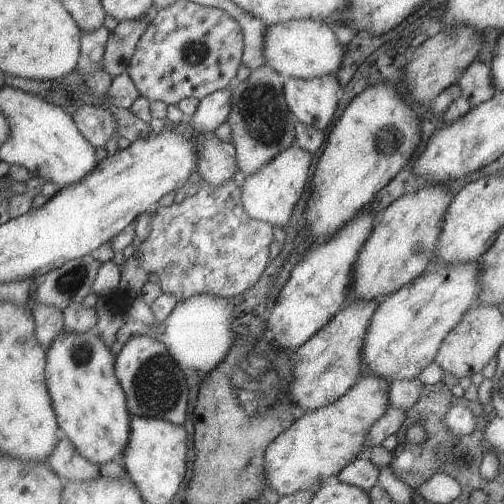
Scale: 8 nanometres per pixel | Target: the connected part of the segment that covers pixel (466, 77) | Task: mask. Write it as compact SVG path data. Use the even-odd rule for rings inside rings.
M479 60L469 63L457 82L460 95L468 100L471 106L479 106L489 100L496 91L491 84L490 68Z

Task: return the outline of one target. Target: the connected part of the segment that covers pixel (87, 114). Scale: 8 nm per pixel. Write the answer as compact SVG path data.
M85 105L70 114L80 135L94 148L103 147L116 130L112 112L103 105Z

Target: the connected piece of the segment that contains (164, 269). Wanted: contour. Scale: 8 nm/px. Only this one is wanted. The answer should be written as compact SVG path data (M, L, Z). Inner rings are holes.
M232 178L221 183L219 186L211 186L211 184L204 182L195 194L187 195L181 202L172 202L169 206L157 206L157 208L155 208L155 212L153 212L150 218L150 233L146 236L146 239L143 239L138 244L136 251L131 256L125 258L125 262L120 266L120 281L117 290L118 297L120 297L120 300L124 305L127 303L129 304L129 302L139 296L141 287L147 282L147 275L151 274L151 272L157 274L160 282L160 290L163 293L172 294L180 301L189 298L189 296L201 294L202 292L215 294L215 296L221 297L235 296L236 294L239 294L239 292L243 292L250 286L253 286L253 284L257 282L259 275L263 272L263 269L269 264L268 246L274 239L273 234L271 233L271 227L272 226L268 222L255 220L254 218L247 216L240 201L240 188L235 185Z

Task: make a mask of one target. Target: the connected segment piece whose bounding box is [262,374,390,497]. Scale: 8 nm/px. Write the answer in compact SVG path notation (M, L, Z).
M362 374L357 383L327 406L296 415L291 426L278 434L263 453L265 482L279 497L331 481L368 446L369 427L385 414L390 402L388 382Z

